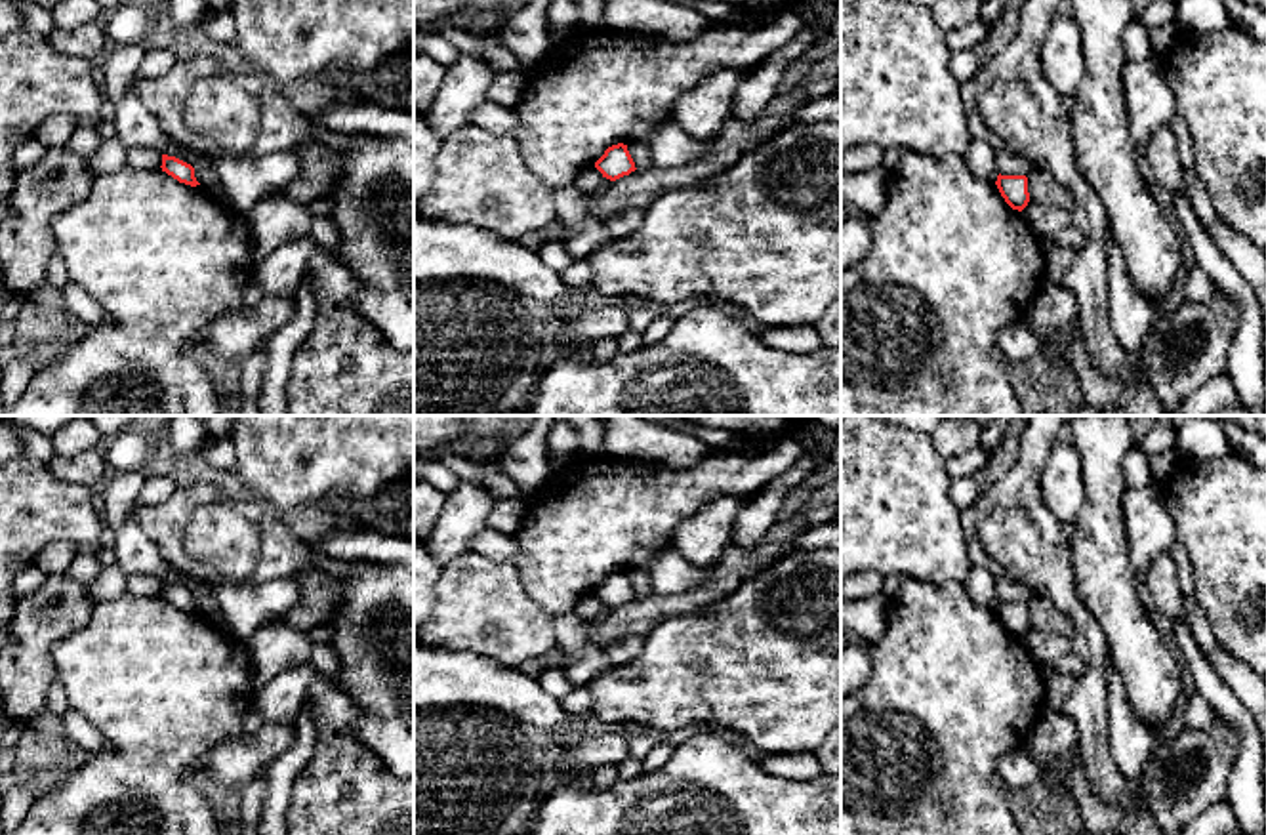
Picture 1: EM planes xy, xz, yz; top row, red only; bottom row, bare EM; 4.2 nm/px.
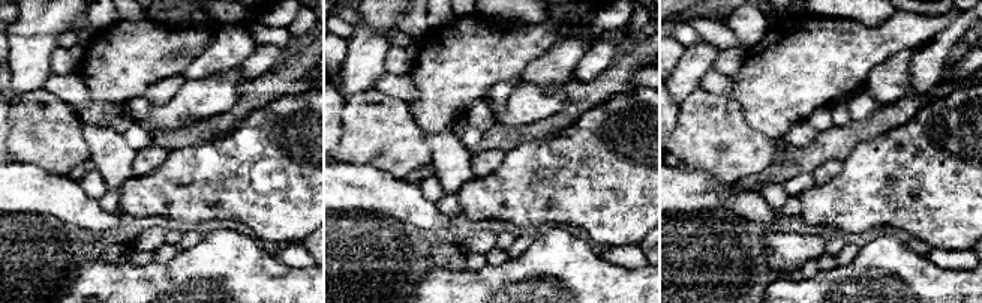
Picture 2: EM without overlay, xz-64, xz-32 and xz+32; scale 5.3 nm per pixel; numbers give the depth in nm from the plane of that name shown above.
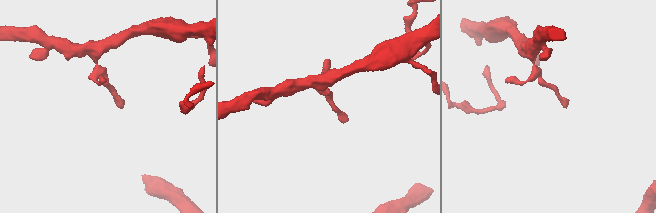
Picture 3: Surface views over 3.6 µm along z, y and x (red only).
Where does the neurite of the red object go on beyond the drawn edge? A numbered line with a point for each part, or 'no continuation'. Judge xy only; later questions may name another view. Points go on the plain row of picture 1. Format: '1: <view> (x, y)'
no continuation

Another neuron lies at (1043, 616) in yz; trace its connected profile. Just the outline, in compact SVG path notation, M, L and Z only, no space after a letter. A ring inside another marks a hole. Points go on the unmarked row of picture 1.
M1031 589L1028 599L1028 620L1030 627L1043 633L1060 633L1072 637L1072 623L1068 618L1051 602L1049 593L1043 589Z

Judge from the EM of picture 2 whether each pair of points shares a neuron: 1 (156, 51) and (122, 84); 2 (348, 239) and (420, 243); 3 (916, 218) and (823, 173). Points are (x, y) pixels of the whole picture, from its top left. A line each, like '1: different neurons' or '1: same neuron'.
1: same neuron
2: same neuron
3: different neurons

